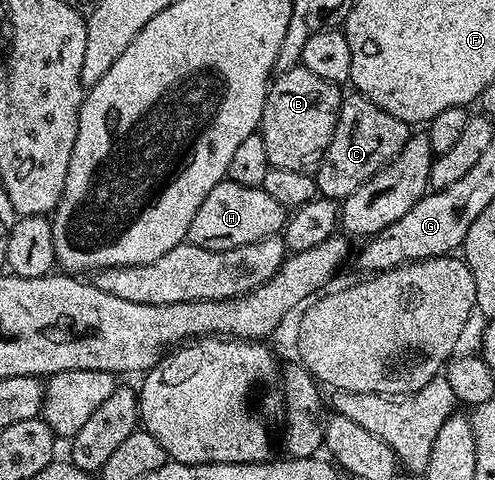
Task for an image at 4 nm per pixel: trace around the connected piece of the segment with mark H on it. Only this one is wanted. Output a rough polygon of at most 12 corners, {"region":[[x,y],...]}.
{"region":[[263,187],[206,193],[187,242],[215,251],[280,235],[285,207]]}

